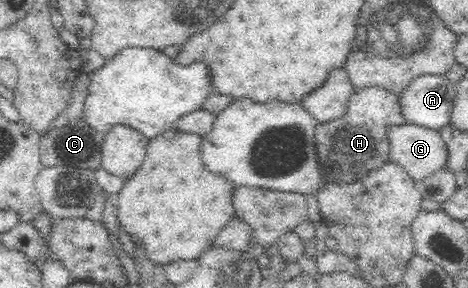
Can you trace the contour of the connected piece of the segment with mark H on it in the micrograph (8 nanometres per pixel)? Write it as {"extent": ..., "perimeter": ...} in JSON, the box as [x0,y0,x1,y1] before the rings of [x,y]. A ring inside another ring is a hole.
{"extent":[317,86,405,181],"perimeter":[[[366,86],[358,89],[355,96],[349,102],[349,108],[343,116],[323,121],[317,126],[317,147],[321,161],[325,163],[329,171],[329,181],[341,179],[341,181],[352,181],[365,176],[372,168],[381,166],[390,160],[391,135],[387,133],[388,126],[405,123],[405,113],[401,105],[401,95],[382,86]]]}

